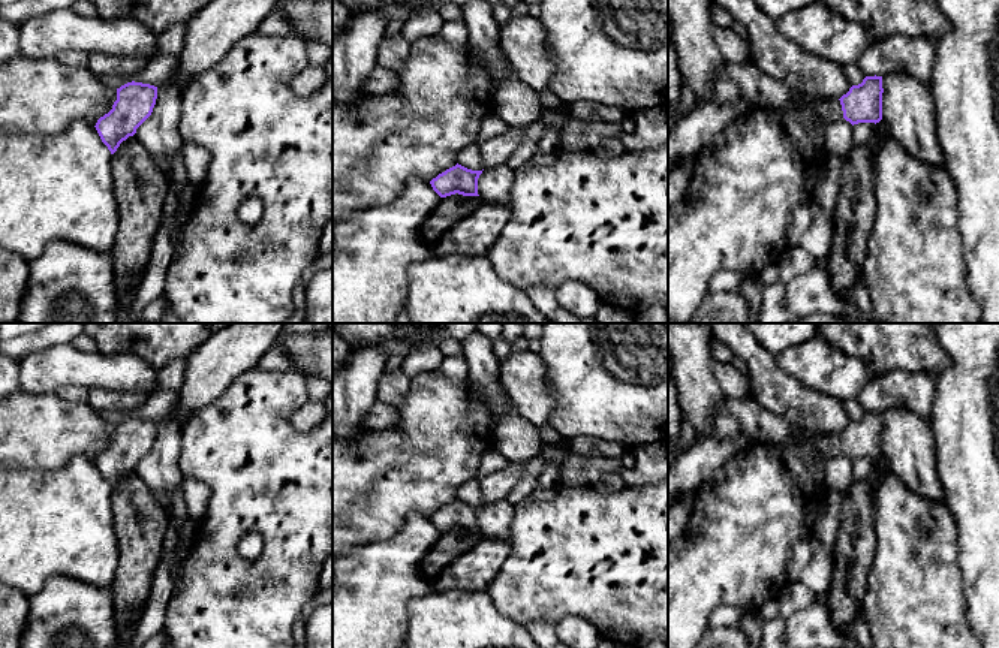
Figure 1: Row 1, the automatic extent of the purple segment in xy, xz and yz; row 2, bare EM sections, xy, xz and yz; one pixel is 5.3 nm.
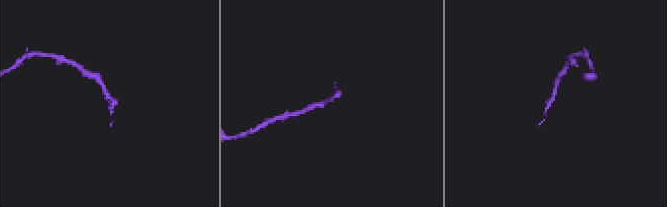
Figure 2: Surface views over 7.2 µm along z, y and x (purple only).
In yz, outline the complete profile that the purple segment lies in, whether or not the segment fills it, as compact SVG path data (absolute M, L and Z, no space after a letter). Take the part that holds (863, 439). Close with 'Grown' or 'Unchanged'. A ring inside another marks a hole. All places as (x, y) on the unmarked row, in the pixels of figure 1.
M668 323L668 353L677 403L695 432L704 438L713 431L722 401L737 419L741 432L753 441L786 446L812 443L827 459L845 453L852 461L882 455L882 412L866 412L840 434L798 434L785 418L765 410L753 397L726 398L713 373L710 323Z. Grown

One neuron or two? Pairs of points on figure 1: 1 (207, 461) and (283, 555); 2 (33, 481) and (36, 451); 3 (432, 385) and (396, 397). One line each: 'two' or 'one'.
1: one
2: two
3: two

